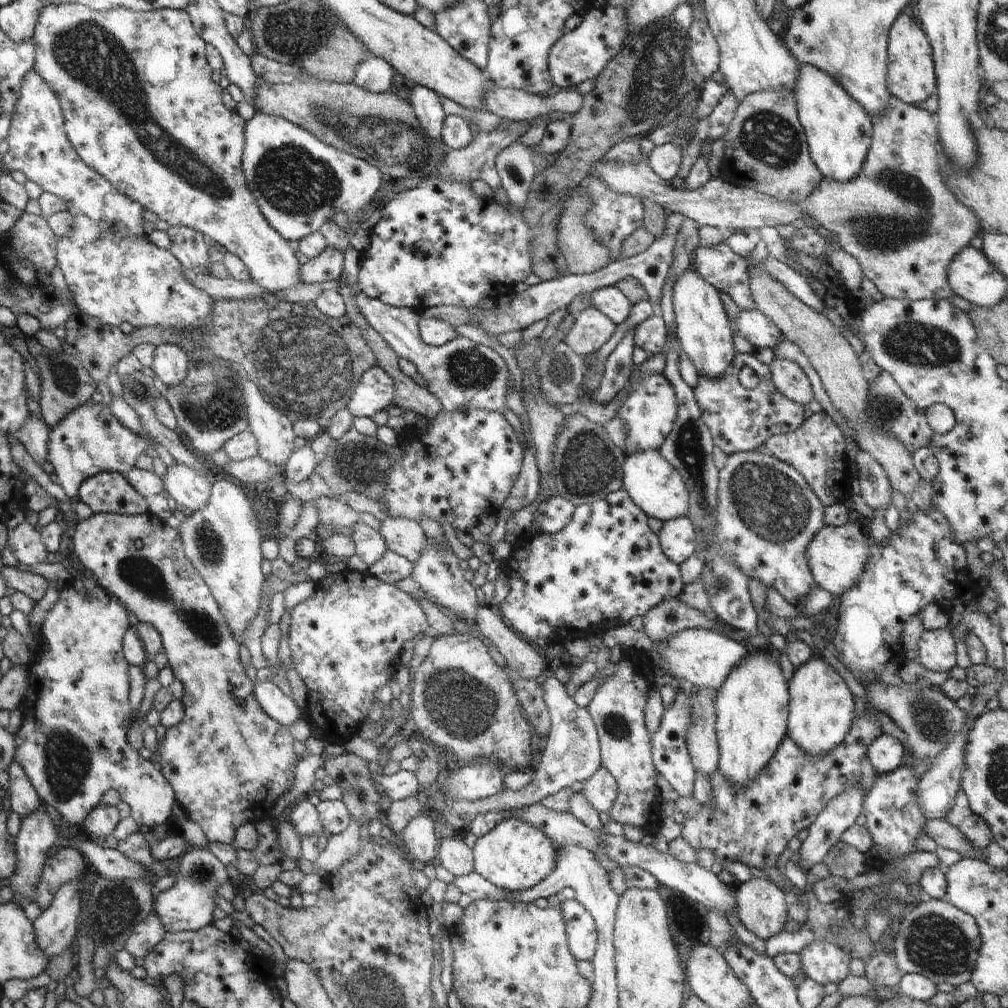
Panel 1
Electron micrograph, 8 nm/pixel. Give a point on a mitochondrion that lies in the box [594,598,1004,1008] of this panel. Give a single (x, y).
(934, 943)

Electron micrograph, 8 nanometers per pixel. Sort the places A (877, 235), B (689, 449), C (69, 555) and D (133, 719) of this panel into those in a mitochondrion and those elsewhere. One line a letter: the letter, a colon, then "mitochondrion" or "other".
A: mitochondrion
B: mitochondrion
C: other
D: other

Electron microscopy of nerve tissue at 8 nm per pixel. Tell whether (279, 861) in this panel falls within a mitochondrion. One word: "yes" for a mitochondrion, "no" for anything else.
no

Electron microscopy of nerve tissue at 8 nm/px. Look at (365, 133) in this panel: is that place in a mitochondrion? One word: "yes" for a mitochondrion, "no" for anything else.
yes

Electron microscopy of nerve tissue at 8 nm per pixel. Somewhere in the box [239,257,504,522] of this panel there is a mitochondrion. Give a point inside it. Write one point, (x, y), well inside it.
(307, 364)

